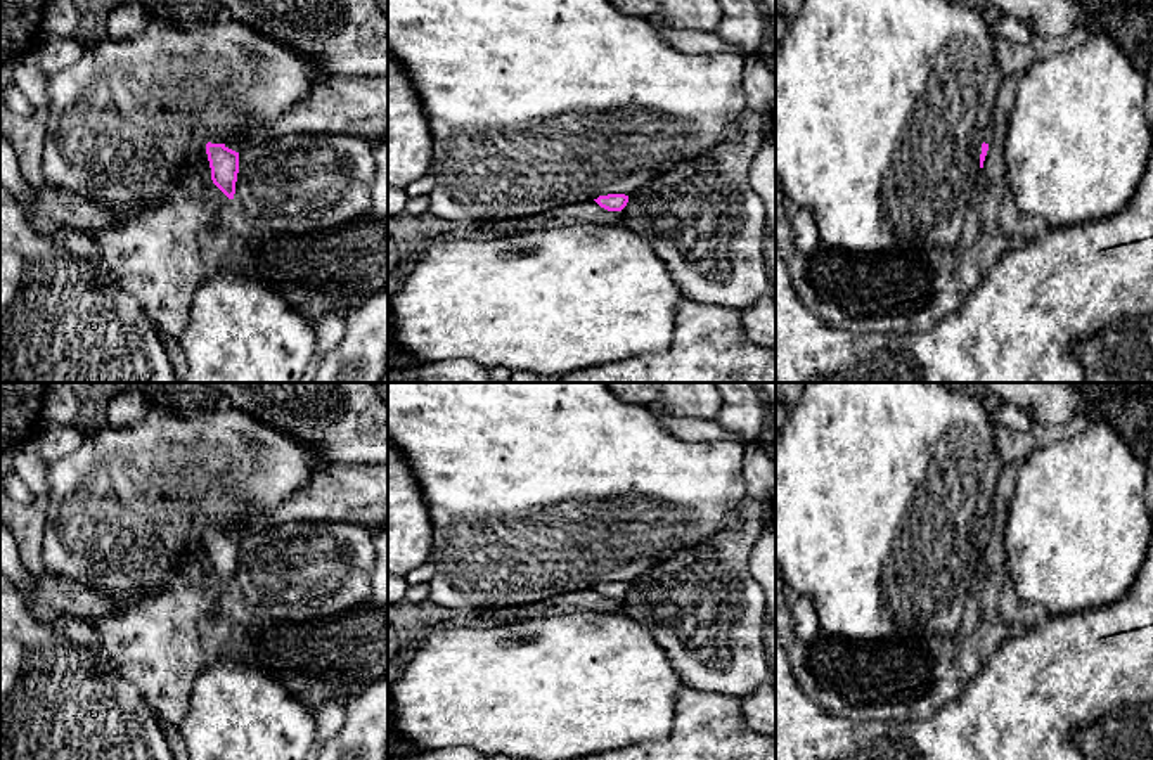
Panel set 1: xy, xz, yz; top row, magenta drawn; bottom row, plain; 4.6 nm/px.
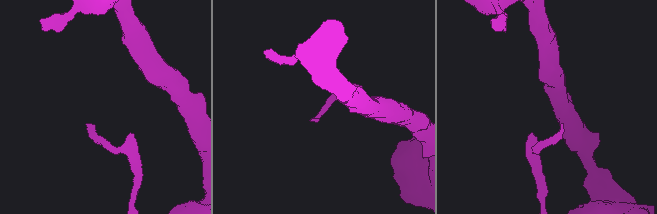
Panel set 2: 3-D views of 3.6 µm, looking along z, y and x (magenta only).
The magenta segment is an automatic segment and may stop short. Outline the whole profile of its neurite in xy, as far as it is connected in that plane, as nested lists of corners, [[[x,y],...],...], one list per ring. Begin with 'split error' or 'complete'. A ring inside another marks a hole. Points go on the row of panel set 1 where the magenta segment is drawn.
complete; [[[206,144],[206,154],[211,168],[213,184],[229,197],[234,199],[235,182],[239,173],[239,152],[225,144]]]

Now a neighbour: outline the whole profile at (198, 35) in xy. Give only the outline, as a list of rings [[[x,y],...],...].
[[[152,19],[138,35],[116,42],[95,31],[76,64],[48,76],[42,171],[48,184],[88,196],[125,216],[128,223],[135,222],[166,206],[177,185],[177,171],[206,154],[206,144],[190,135],[192,121],[208,128],[208,142],[223,144],[235,133],[272,125],[301,104],[319,74],[332,73],[300,50],[234,19],[190,24]]]

